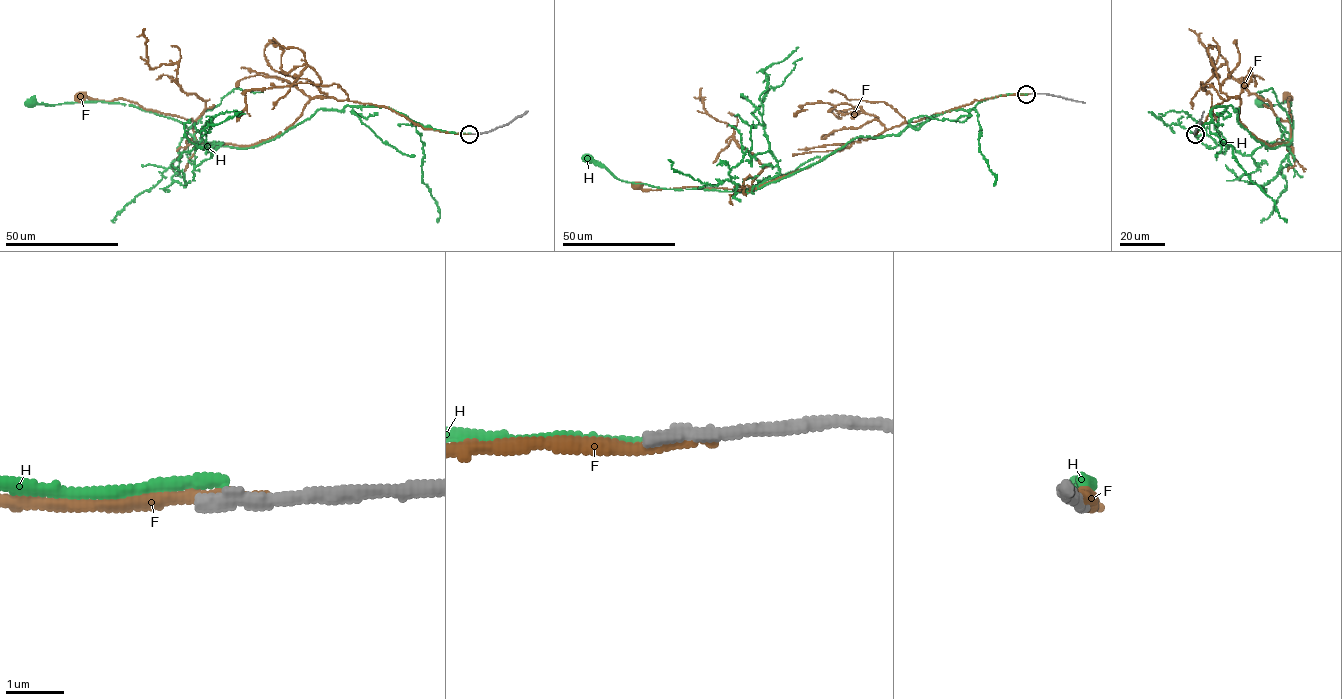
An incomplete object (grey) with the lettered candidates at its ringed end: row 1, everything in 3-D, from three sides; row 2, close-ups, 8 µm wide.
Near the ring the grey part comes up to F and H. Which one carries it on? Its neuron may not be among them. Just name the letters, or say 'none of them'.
none of them

